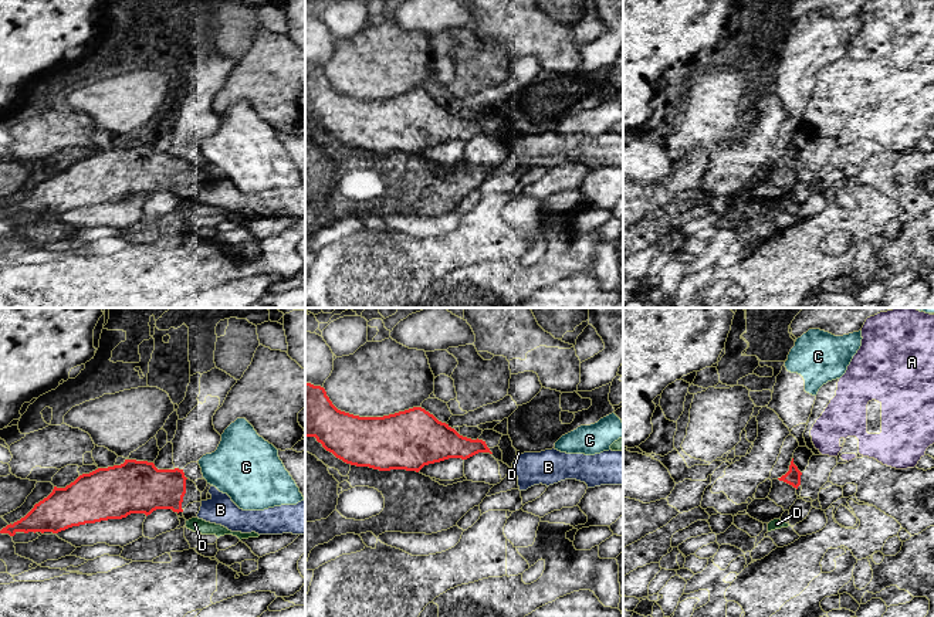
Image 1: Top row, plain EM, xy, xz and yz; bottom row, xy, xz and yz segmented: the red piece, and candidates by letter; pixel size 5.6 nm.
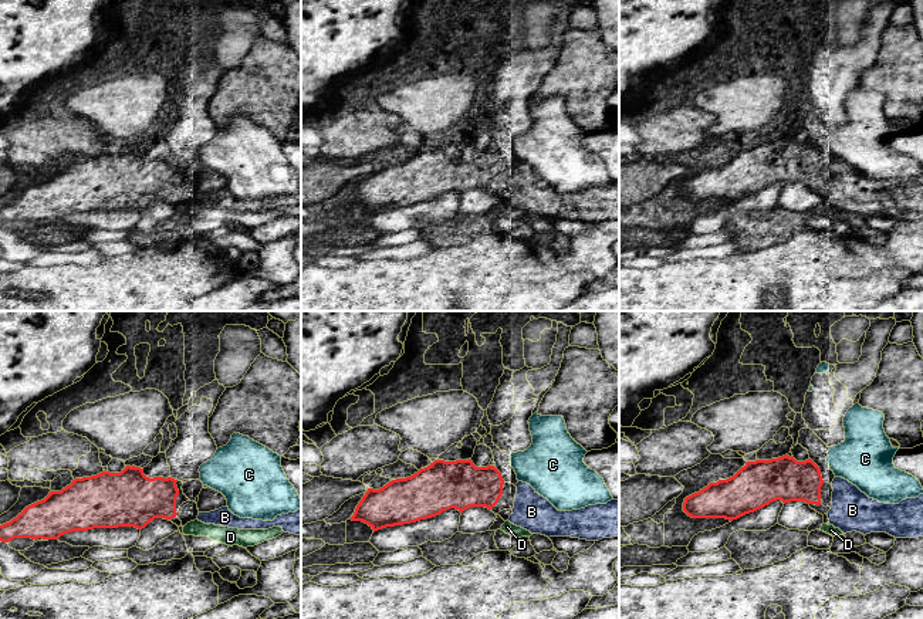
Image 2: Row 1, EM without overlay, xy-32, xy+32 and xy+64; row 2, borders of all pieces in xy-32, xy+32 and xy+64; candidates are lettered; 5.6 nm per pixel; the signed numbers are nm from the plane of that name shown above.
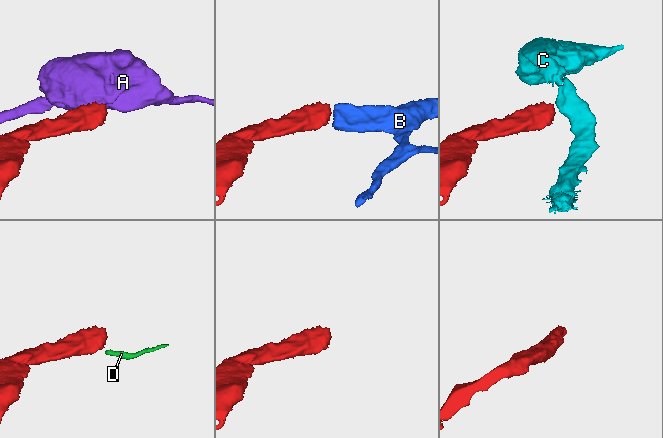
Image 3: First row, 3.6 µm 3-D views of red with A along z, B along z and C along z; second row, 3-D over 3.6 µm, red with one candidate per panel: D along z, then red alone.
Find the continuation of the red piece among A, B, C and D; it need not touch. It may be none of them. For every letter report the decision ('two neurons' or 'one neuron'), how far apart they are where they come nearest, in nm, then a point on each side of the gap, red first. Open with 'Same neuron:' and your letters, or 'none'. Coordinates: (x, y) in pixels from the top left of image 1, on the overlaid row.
Same neuron: B
A: two neurons | 140 nm | yz (792, 458), (815, 447)
B: one neuron | 90 nm | xy (182, 511), (198, 514)
C: two neurons | 90 nm | xy (186, 478), (202, 473)
D: two neurons | 60 nm | xy (182, 511), (186, 521)

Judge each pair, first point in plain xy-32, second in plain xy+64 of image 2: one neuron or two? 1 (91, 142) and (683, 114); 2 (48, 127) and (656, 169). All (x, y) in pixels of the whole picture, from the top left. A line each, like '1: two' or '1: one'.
1: one
2: two

